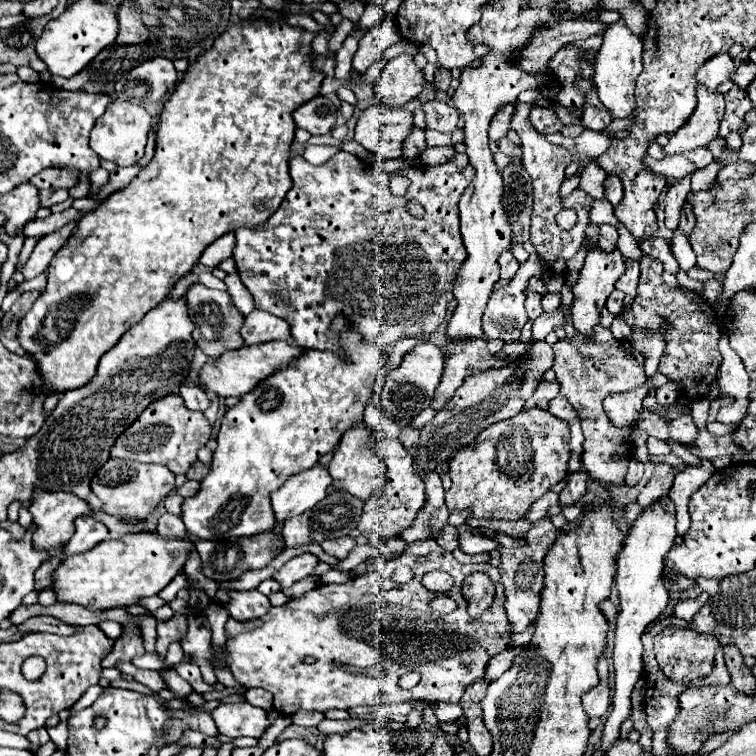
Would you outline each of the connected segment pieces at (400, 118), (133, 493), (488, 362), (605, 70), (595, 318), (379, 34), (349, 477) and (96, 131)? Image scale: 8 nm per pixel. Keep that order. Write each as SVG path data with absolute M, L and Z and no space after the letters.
M372 105L358 117L354 141L380 157L398 159L402 143L412 129L412 111Z
M110 459L104 467L100 467L96 479L92 479L92 493L102 499L102 511L136 521L146 519L148 513L174 491L174 479L174 473L164 465L140 463L130 459Z
M474 337L474 339L462 339L460 343L454 341L446 345L444 351L446 351L446 367L430 405L434 409L444 407L444 403L452 399L454 391L460 387L460 383L464 383L466 375L492 369L496 363L494 355L486 347L486 339Z
M620 19L616 23L610 23L608 29L604 31L604 41L602 47L596 55L596 75L594 83L598 87L600 101L608 107L614 119L624 119L632 115L634 107L634 83L636 75L642 71L642 39L634 35L626 23Z
M596 247L596 249L592 249L592 253L586 255L586 263L580 271L580 277L578 277L576 285L572 287L574 303L570 307L572 325L586 339L592 339L592 335L594 335L592 327L600 323L600 313L604 309L604 303L606 303L608 295L614 291L614 283L622 273L624 273L624 257L618 249L612 253L604 253L600 247Z
M384 17L378 27L368 31L360 39L360 45L354 55L354 63L352 63L354 71L364 75L368 71L368 67L384 53L384 49L388 49L390 45L394 45L398 41L400 41L400 35L398 35L396 21L390 17Z
M350 429L346 431L346 435L340 439L334 459L328 465L330 477L332 477L332 487L334 491L342 491L348 495L354 495L362 501L368 501L372 495L380 493L388 481L386 475L386 463L376 457L376 453L368 447L368 439L370 439L370 431L366 429Z
M114 99L112 103L108 103L104 115L96 121L90 133L90 147L98 153L100 159L108 159L120 167L128 167L134 165L144 155L150 129L152 129L152 115L144 107L140 107L138 103Z

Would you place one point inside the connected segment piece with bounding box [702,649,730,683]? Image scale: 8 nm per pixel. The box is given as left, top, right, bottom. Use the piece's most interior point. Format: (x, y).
(719, 674)

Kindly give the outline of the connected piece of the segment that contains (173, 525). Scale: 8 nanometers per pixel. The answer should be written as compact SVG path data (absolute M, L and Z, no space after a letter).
M164 513L158 521L158 527L156 531L164 537L164 539L188 539L194 543L194 539L186 533L184 529L184 523L178 515L170 515L170 513Z

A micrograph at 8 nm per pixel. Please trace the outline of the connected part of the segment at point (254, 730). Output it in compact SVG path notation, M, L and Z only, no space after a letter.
M222 703L212 711L212 719L218 725L218 733L226 737L262 737L262 733L270 727L268 715L264 709L244 703Z

